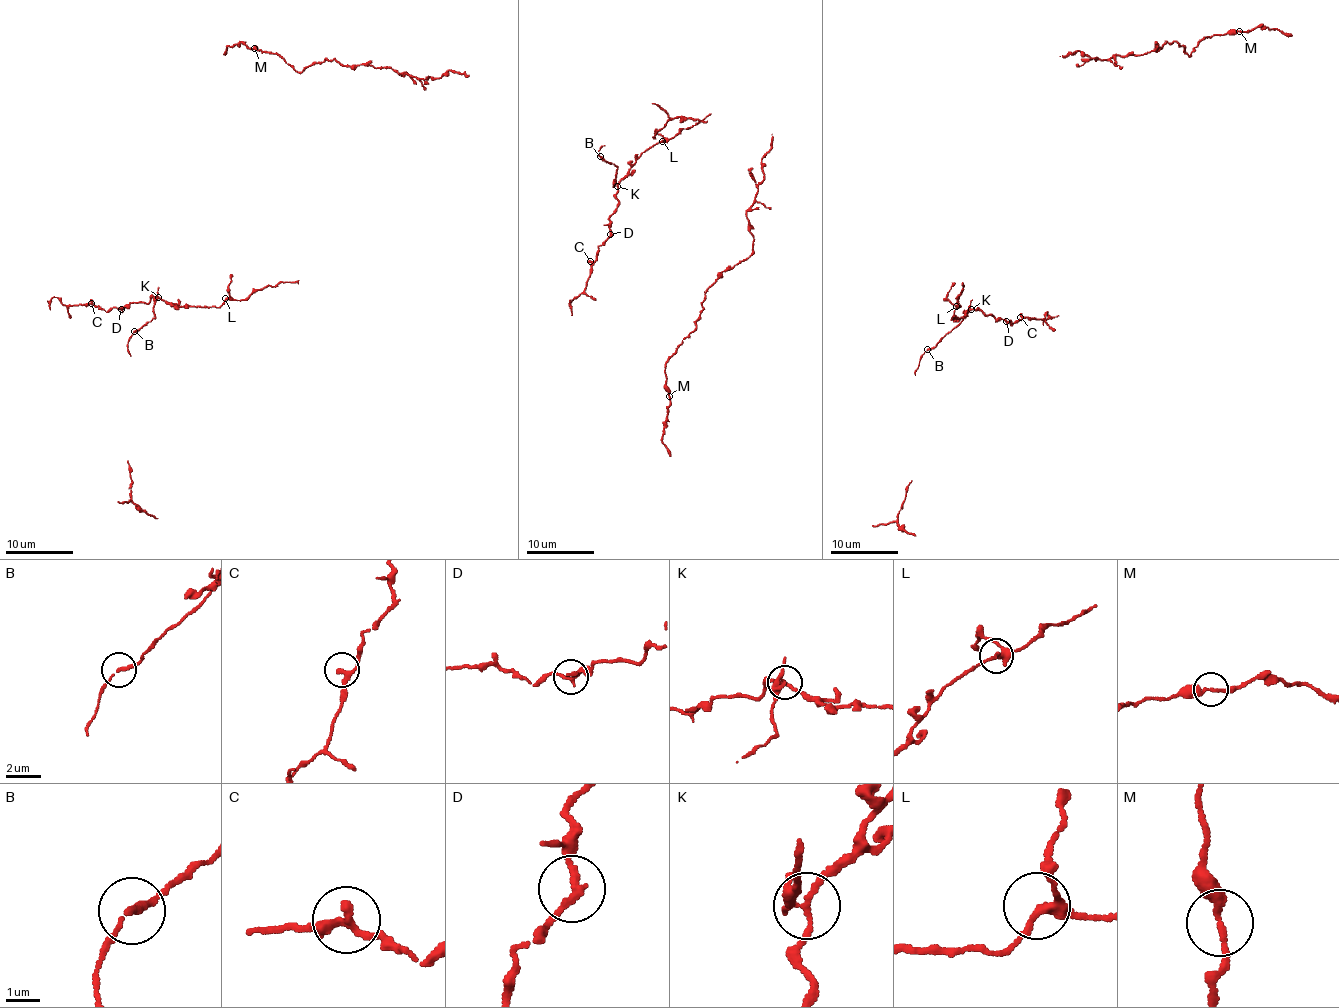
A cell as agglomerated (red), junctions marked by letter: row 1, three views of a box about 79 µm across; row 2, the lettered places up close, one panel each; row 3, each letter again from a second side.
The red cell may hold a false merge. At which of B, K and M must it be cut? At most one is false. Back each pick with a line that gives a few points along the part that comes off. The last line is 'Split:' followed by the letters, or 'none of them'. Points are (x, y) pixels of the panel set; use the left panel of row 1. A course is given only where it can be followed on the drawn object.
K: (158, 297), (105, 311), (90, 303), (70, 305), (56, 297), (51, 298), (50, 310)
Split: K

